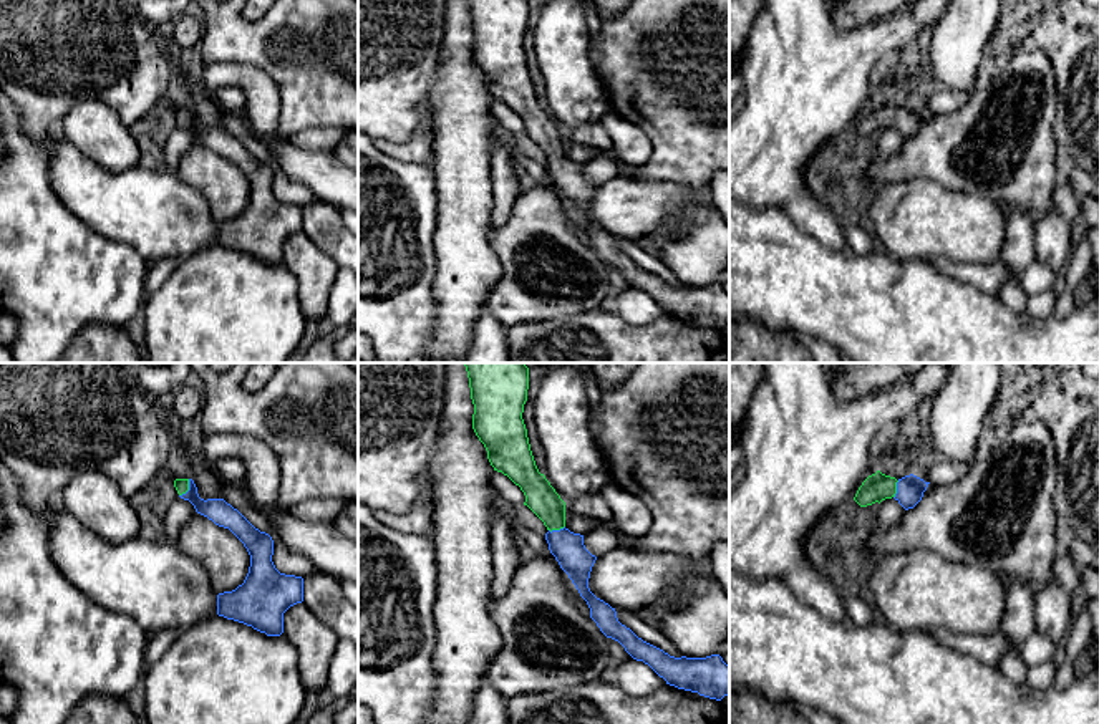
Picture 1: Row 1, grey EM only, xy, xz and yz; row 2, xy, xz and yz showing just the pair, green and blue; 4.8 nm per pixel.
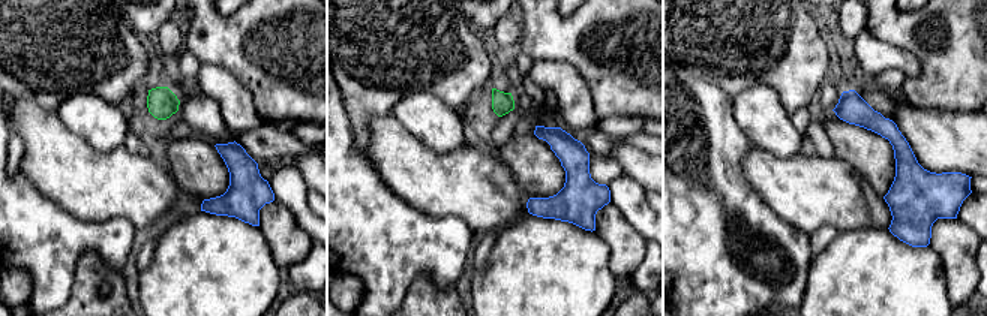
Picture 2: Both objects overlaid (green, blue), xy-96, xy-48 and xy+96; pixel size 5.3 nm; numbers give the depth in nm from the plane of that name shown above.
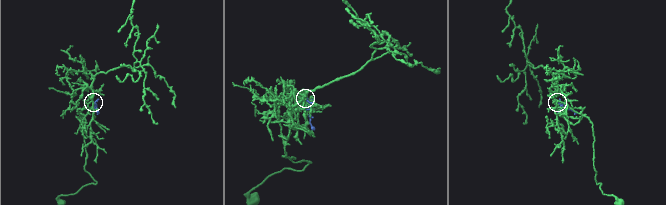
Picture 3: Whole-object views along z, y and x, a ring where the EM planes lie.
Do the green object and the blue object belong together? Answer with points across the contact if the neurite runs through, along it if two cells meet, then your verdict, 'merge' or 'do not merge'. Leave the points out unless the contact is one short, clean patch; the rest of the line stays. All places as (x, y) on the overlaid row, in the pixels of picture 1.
runs through xy (181, 486), (188, 489), (204, 507), (222, 514); merge

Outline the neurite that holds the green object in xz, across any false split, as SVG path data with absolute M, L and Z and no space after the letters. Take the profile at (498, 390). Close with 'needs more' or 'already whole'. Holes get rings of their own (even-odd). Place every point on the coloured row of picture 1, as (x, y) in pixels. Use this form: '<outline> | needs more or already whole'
M464 363L471 399L474 404L472 429L487 451L487 459L494 471L507 475L525 495L524 505L527 505L547 527L545 540L550 553L559 562L560 568L569 575L580 596L590 608L590 618L597 623L600 631L615 641L618 641L625 651L637 661L648 664L666 684L678 689L698 693L700 696L721 701L729 694L729 664L723 661L719 654L706 658L675 658L663 649L643 641L630 628L622 625L617 618L615 608L603 600L597 598L588 588L588 578L592 567L597 560L585 545L583 535L574 533L565 527L565 502L550 485L544 474L539 472L527 429L522 419L524 404L527 401L529 389L529 368L524 363Z | needs more

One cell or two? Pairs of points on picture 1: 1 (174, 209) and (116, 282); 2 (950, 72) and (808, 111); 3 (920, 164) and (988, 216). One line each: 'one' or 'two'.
1: two
2: two
3: two

